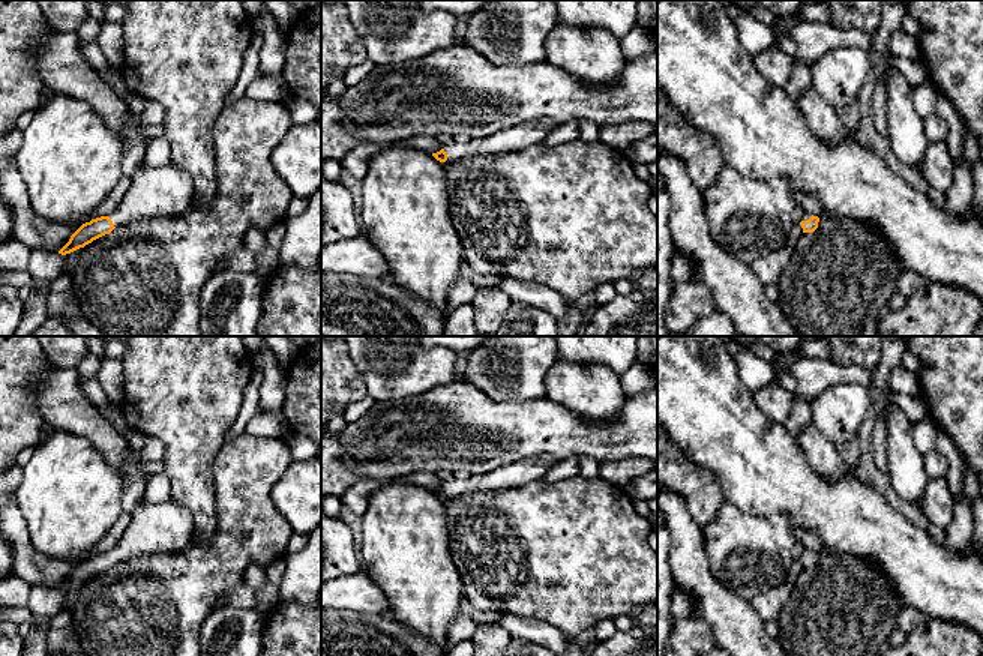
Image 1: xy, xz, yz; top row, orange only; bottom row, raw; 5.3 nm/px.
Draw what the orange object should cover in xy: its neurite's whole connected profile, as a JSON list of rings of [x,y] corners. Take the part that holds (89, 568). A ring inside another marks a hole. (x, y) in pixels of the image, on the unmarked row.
[[[171,498],[164,503],[140,500],[131,515],[131,524],[120,542],[110,552],[83,560],[59,590],[66,591],[84,584],[128,558],[182,552],[195,536],[191,512]]]

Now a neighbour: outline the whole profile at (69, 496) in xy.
[[[56,429],[33,447],[33,456],[23,467],[23,480],[14,491],[15,501],[26,519],[32,545],[51,558],[77,561],[90,554],[122,515],[122,492],[125,482],[117,470],[84,437]]]

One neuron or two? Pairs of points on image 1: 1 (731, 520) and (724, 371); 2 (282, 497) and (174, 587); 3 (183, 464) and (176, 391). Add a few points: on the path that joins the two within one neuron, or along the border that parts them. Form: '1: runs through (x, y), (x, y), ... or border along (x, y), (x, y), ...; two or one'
1: border along (725, 500), (745, 512), (763, 515); two
2: border along (282, 472), (273, 485), (270, 502), (293, 532); two
3: runs through (183, 446), (183, 412), (180, 409); one

